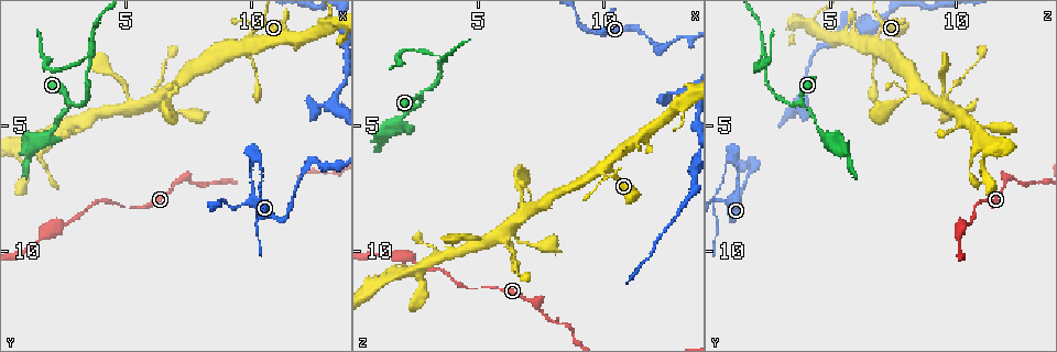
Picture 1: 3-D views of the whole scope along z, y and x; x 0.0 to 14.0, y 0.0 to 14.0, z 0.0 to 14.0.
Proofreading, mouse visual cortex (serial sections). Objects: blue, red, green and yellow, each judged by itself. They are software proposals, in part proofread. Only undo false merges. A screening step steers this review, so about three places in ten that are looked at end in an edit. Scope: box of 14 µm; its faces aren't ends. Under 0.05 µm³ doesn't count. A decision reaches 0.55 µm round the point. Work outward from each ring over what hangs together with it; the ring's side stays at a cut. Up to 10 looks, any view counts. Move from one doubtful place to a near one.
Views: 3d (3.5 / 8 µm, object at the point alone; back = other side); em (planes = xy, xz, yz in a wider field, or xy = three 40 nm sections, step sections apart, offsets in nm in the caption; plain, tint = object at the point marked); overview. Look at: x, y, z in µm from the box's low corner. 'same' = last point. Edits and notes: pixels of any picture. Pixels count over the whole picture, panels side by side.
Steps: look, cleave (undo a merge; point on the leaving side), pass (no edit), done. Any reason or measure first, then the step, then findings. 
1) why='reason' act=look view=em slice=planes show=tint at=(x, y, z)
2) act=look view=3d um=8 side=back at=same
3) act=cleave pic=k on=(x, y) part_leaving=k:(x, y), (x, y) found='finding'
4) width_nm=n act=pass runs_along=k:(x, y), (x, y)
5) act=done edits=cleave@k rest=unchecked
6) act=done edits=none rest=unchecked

why='four or more arms meet' act=look view=3d um=3.5 at=(9.9, 1.7, 6.9)

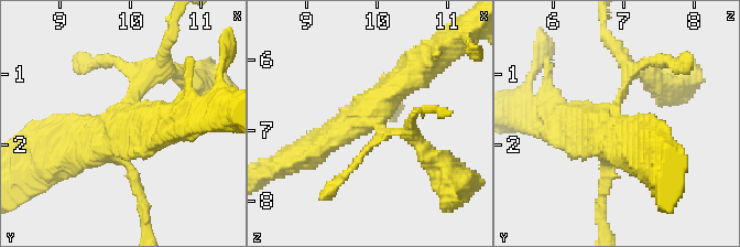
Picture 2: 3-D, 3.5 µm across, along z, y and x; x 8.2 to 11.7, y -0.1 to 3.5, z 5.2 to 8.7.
why='now the EM' act=look view=em slice=xy step=3 show=tint at=(9.90, 1.60, 6.80)

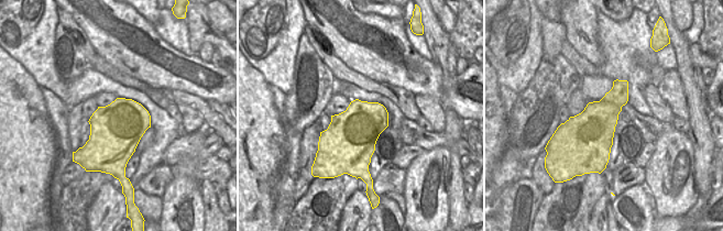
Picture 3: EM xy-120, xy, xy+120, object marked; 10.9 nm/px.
act=pass runs_along=2:(171, 73), (154, 76), (110, 130), (66, 143) found='continuous, no second cell'

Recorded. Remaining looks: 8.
why='three-way junction' act=look view=3d um=3.5 at=(5.3, 4.2, 9.6)

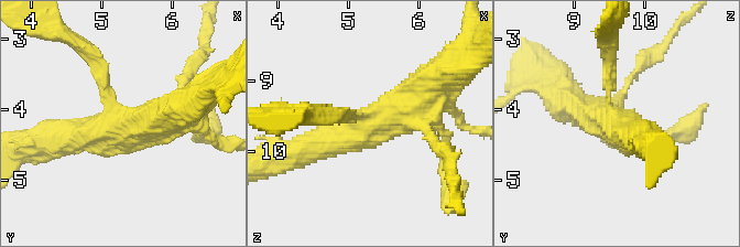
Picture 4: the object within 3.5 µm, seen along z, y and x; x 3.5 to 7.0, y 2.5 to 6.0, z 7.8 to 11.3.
arms=3 arm_widths_nm=200,450,500 why='now the EM' act=look view=em slice=xy step=1 show=tint at=(5.25, 4.25, 9.60)

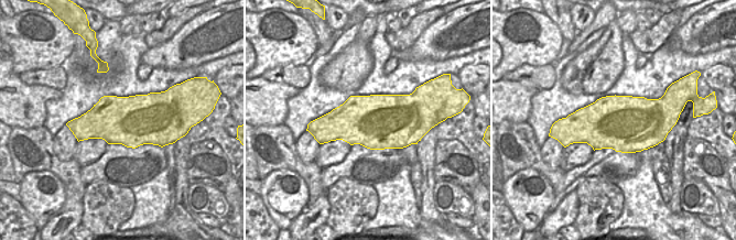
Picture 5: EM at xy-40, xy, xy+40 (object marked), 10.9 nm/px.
act=pass runs_along=4:(427, 88), (377, 125), (302, 150) found='continuous, no second cell'

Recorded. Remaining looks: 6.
why='a fork' act=look view=3d um=8 at=(2.7, 4.0, 3.8)

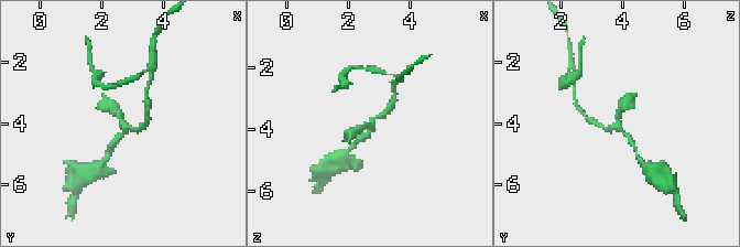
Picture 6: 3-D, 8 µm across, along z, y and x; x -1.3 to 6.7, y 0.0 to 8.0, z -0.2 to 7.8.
why='zoom in' act=look view=3d um=3.5 at=(2.8, 4.0, 3.8)

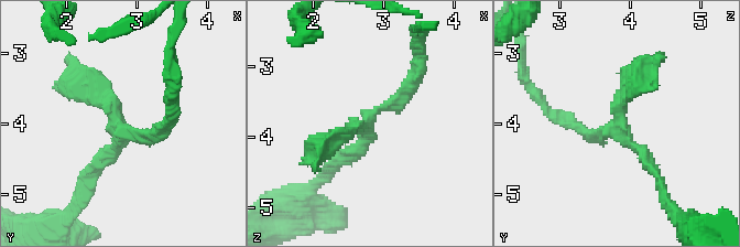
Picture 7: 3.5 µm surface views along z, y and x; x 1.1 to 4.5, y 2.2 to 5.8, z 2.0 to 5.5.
arms=3 arm_widths_nm=200,200,200 act=look view=em slice=xy step=3 show=tint at=(2.75, 4.10, 3.75)

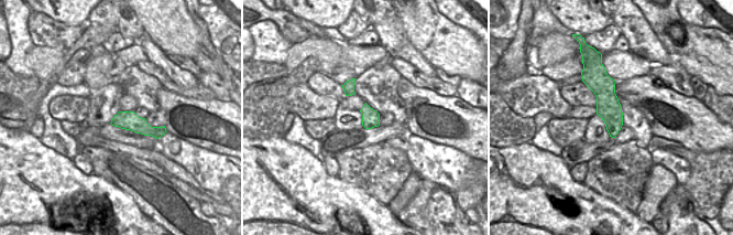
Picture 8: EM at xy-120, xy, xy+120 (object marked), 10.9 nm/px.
act=pass runs_along=8:(601, 72), (613, 134) found='one cell here'

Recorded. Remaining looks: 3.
act=look view=3d um=8 at=(1.1, 6.1, 5.5)

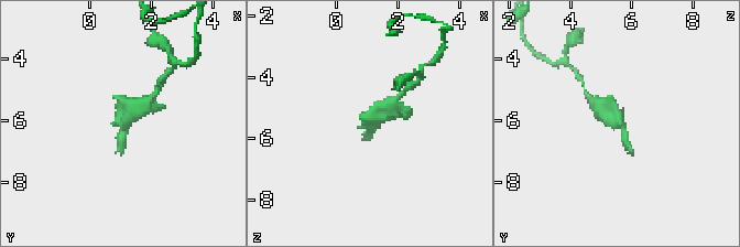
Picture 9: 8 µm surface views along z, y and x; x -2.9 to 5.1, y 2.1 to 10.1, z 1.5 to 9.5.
why='now the EM' act=look view=em slice=xy step=2 show=tint at=(1.2, 6.0, 5.6)

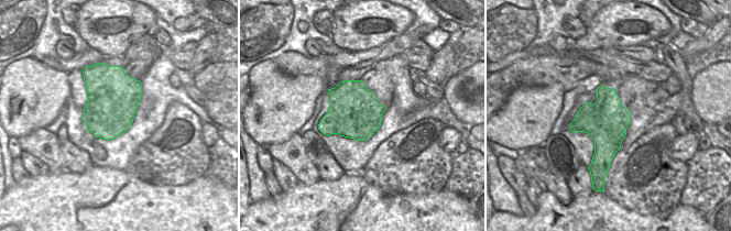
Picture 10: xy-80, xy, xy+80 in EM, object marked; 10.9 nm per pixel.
act=cleave pic=9 on=(121, 149) found='two cells meet here'

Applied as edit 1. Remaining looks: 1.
act=done edits=cleave@9 rest=unchecked

